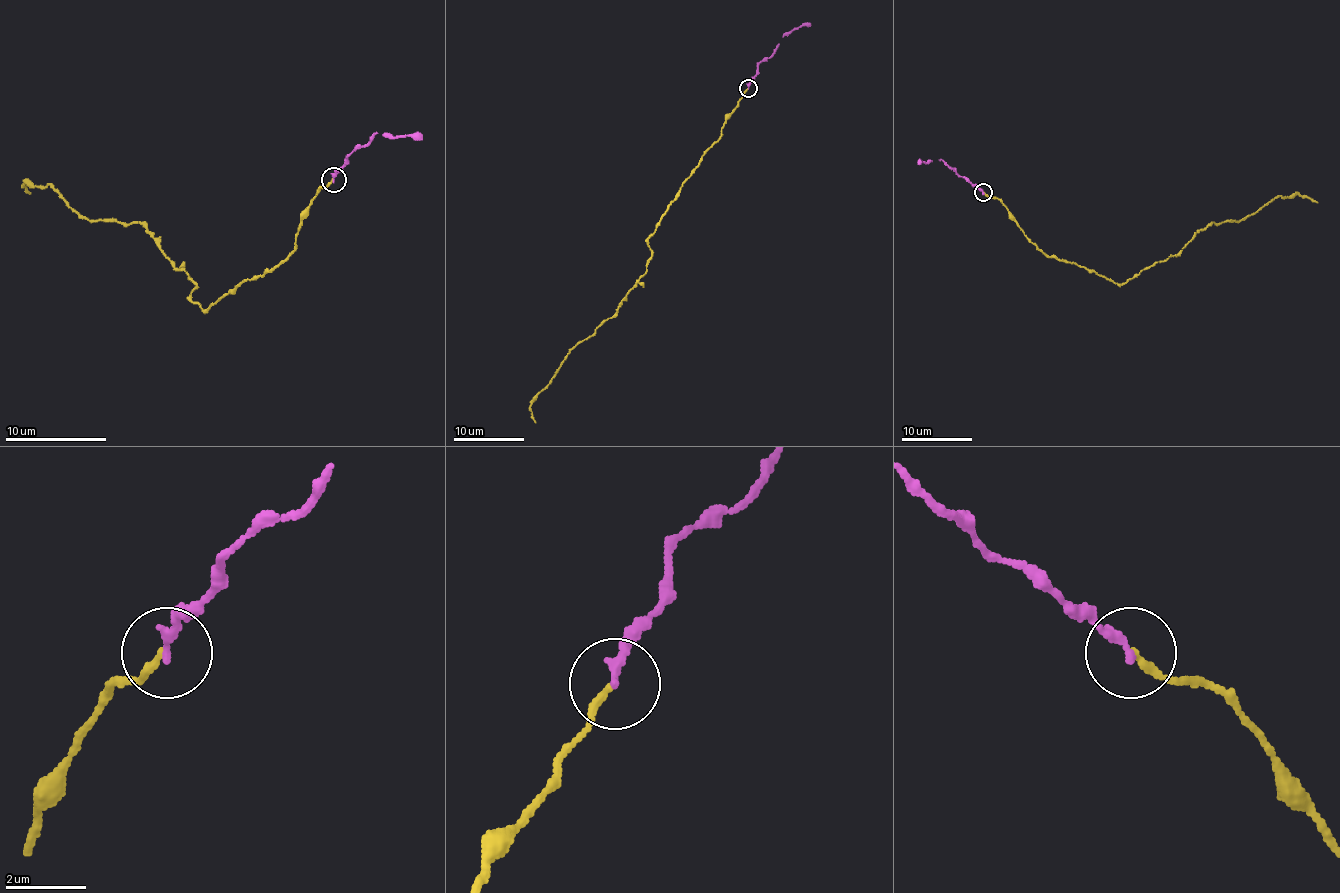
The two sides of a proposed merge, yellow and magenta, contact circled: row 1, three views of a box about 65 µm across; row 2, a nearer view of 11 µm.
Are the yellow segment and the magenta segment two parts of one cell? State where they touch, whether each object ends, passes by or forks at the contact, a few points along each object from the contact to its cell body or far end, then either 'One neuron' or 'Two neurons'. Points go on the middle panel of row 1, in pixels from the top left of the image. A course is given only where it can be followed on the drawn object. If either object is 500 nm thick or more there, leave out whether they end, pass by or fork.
Place: (748, 88). At the ring yellow ends. At the ring magenta ends. Course of yellow: (747, 89), (722, 135), (647, 239), (651, 257), (646, 271), (614, 314), (575, 346), (530, 406), (536, 422). Course of magenta: (748, 89), (757, 66), (784, 35), (811, 23). One neuron

